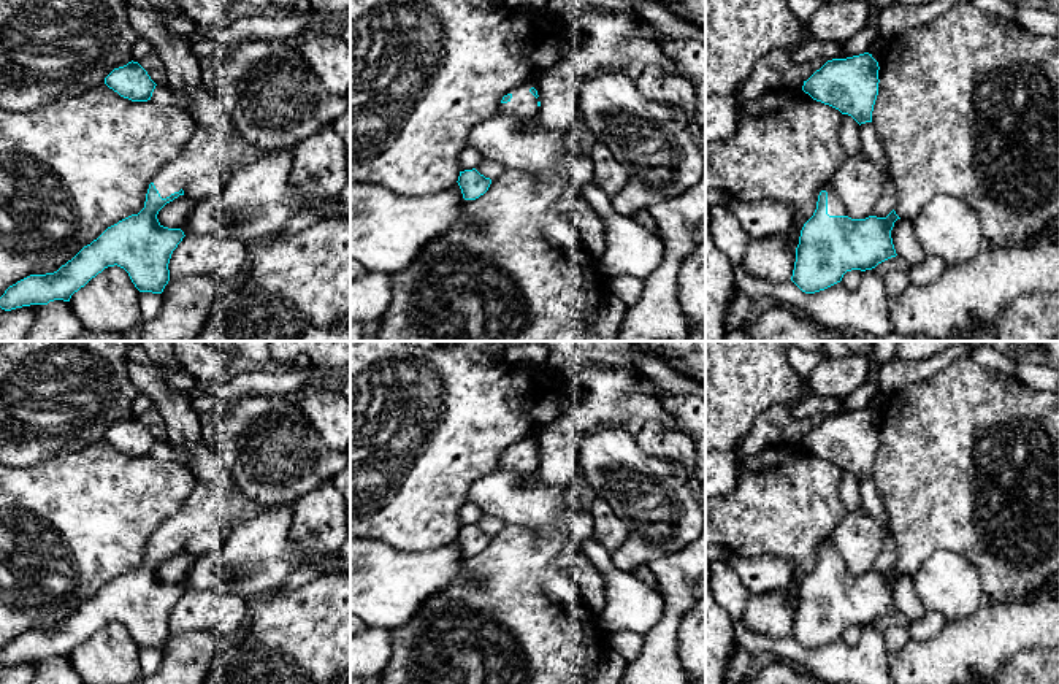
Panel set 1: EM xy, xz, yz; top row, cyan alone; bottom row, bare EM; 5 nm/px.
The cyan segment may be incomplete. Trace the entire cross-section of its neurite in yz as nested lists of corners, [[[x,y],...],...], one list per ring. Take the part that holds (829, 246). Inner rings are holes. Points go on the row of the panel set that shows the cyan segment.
[[[824,187],[818,195],[813,216],[801,230],[791,281],[802,292],[815,294],[840,282],[847,271],[872,270],[878,263],[896,257],[891,230],[897,219],[900,217],[894,209],[886,217],[851,219],[832,187]]]

